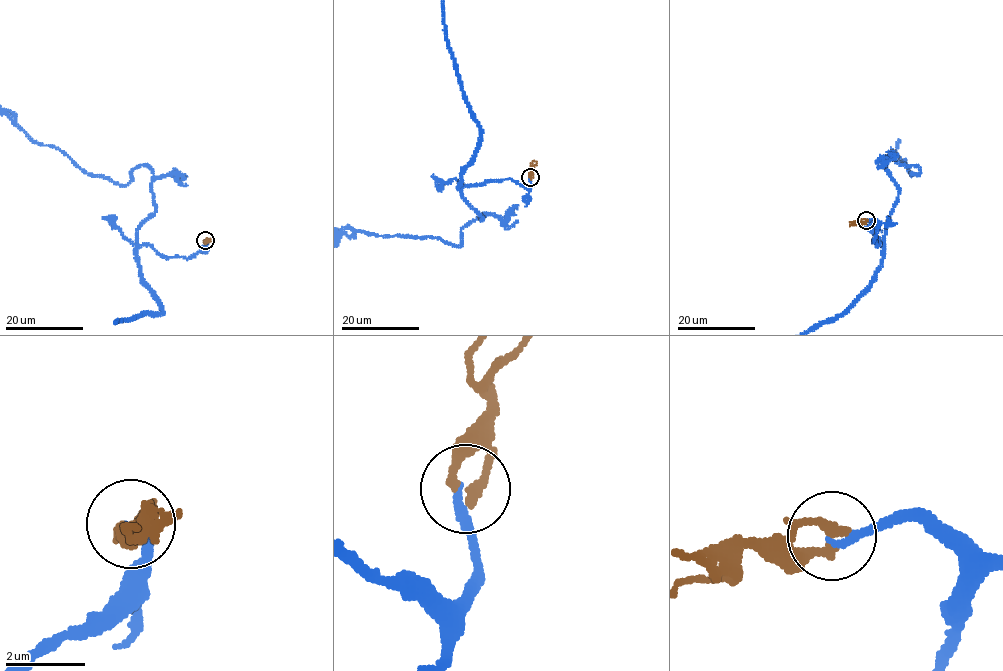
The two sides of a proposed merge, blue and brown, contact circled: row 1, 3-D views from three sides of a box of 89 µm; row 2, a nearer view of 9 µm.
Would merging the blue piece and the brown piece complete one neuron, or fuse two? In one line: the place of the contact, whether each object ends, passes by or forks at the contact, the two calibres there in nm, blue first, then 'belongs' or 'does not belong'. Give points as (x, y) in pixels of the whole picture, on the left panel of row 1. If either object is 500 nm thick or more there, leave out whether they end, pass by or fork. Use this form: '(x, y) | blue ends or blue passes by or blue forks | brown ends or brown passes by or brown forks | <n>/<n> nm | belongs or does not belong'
(205, 240) | blue ends | brown ends | 220/320 nm | belongs

